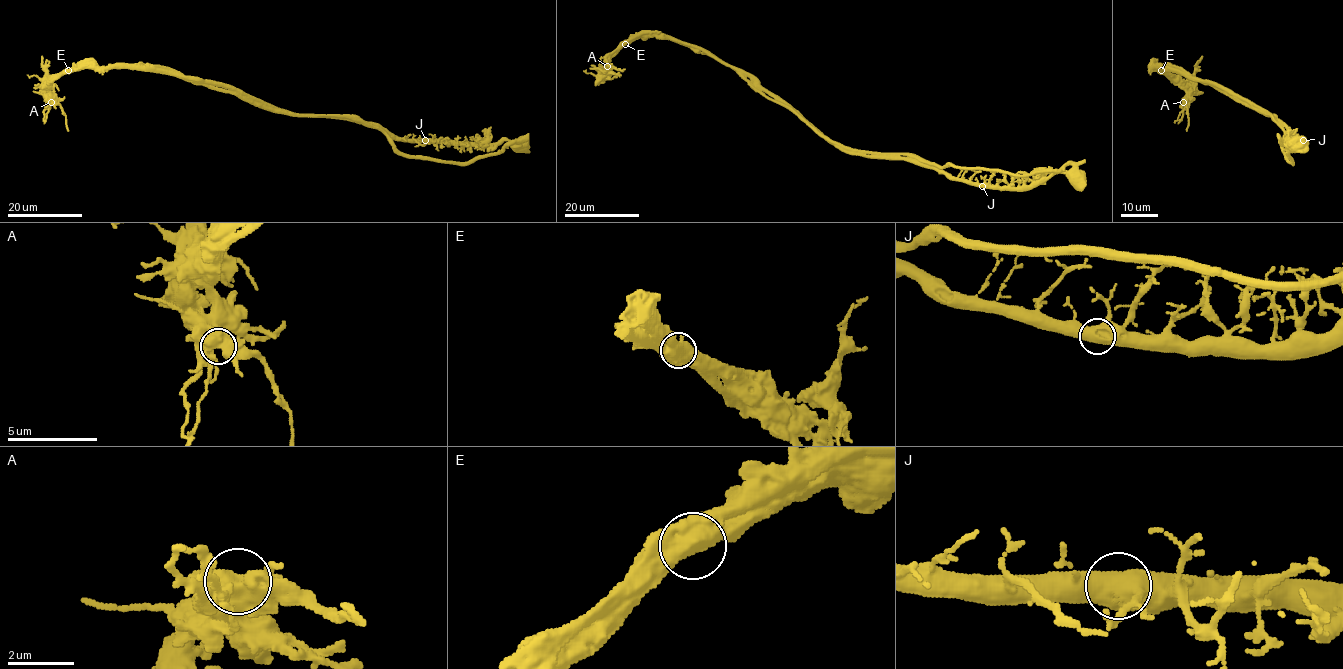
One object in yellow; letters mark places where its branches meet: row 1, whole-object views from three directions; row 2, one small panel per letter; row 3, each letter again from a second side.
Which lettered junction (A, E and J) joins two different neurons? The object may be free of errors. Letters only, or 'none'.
E

